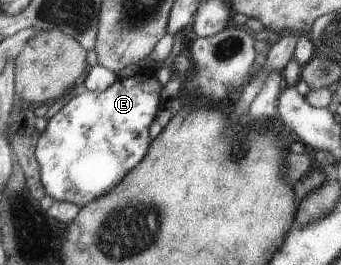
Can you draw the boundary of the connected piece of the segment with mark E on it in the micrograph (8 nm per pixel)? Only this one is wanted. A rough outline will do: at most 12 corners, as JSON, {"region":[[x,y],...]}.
{"region":[[155,71],[84,90],[36,146],[54,201],[109,194],[152,146]]}

